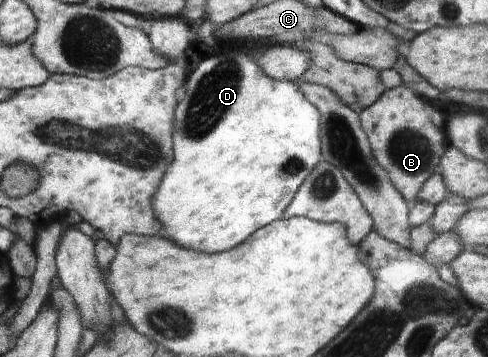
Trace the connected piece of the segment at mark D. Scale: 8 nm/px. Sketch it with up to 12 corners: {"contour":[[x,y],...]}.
{"contour":[[250,49],[196,56],[153,212],[205,252],[280,220],[320,110]]}

